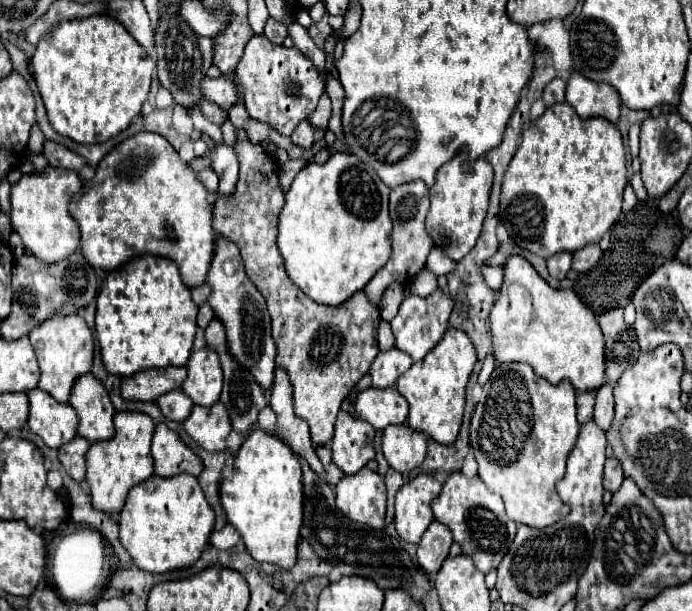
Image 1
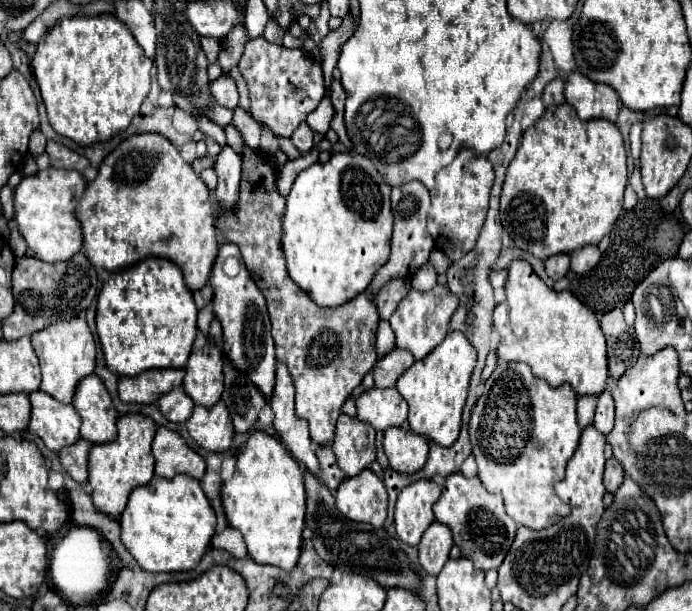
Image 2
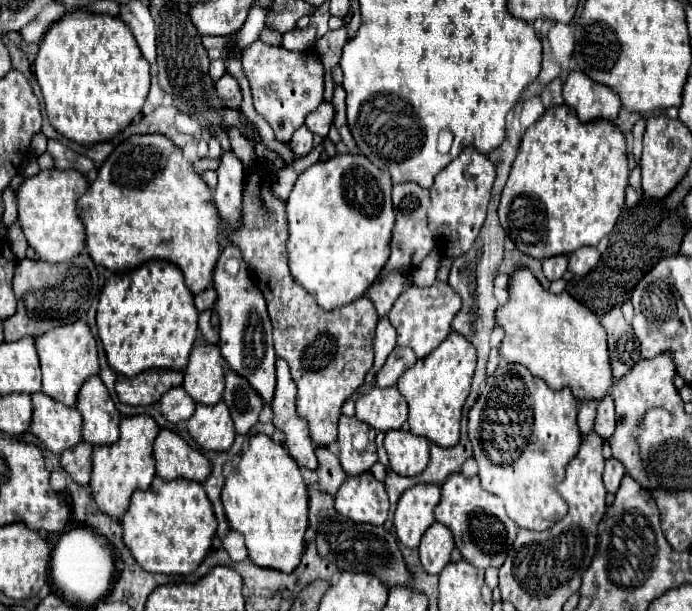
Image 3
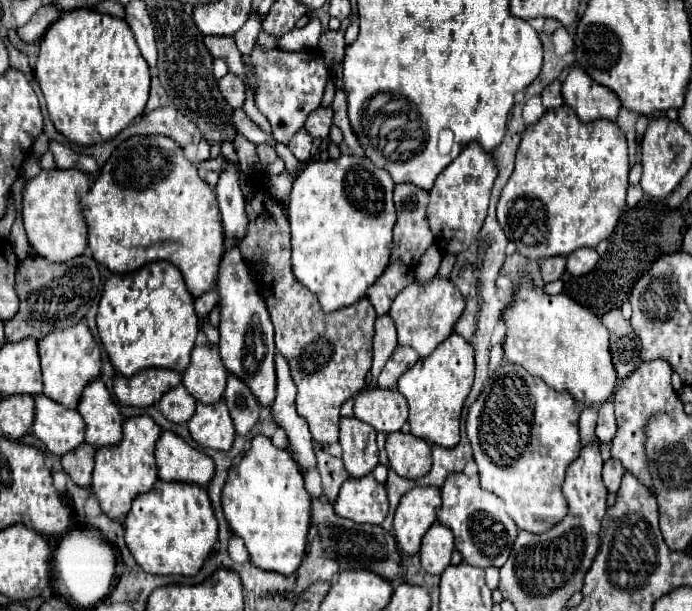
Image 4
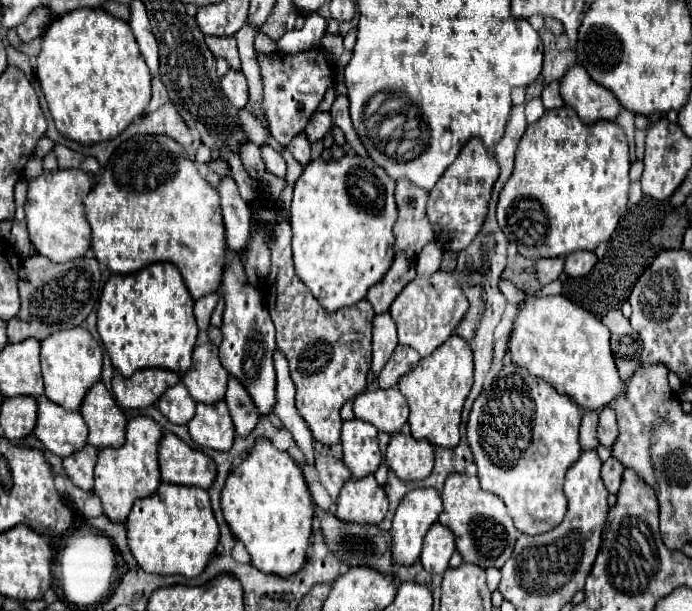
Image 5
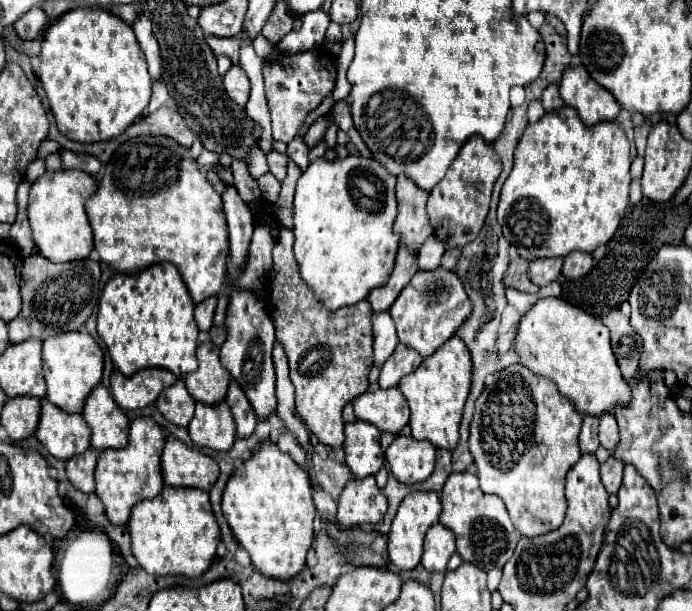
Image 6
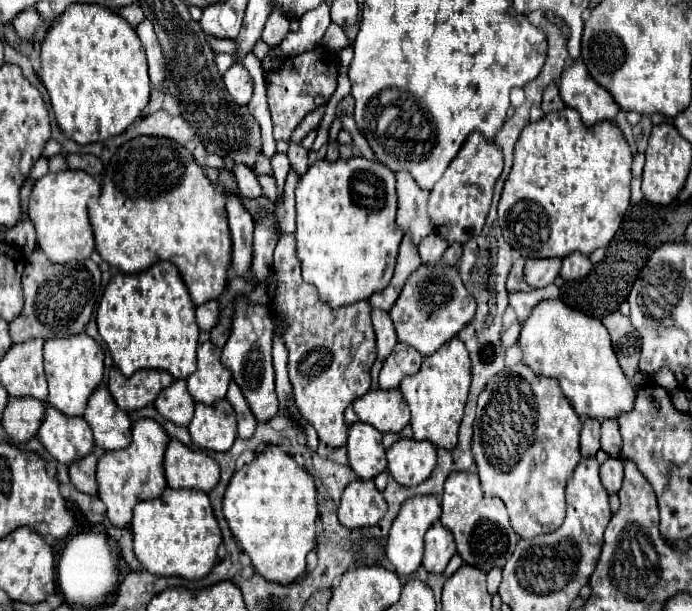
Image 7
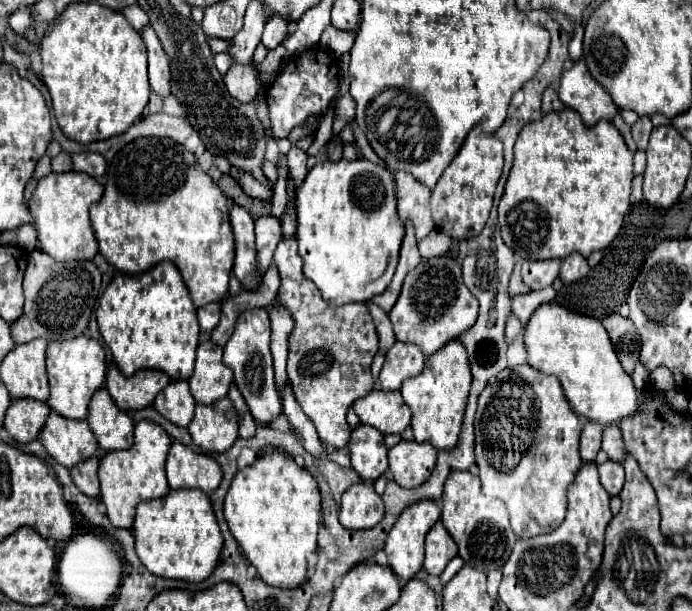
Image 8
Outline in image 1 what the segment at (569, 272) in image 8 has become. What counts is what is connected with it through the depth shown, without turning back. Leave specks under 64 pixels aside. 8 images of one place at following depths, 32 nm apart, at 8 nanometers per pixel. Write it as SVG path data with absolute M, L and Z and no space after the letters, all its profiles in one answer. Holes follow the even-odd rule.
M588 244L576 252L572 252L572 270L576 272L588 272L590 268L596 266L596 262L600 260L602 250L598 244Z

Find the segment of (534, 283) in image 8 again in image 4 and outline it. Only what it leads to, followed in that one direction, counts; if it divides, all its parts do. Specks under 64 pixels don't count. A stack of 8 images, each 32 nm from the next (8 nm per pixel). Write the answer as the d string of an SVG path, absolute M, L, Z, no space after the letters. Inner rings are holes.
M556 256L556 258L544 258L538 262L540 264L540 274L544 282L554 282L558 280L564 270L566 270L566 258L564 256Z

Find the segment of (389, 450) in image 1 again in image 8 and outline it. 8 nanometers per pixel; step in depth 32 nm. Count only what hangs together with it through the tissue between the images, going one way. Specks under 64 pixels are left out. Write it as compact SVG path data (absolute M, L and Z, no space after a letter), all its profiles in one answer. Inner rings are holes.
M398 442L388 452L390 472L394 474L396 484L402 488L416 488L424 484L436 466L436 454L438 450L428 442Z

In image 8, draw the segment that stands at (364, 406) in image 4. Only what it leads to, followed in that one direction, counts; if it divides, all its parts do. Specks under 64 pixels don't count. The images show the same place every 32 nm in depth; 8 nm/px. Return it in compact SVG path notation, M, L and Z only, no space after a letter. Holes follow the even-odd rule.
M372 390L368 396L358 398L352 408L362 420L362 424L368 424L380 430L382 434L402 434L410 424L412 416L410 408L404 404L402 394L398 390Z

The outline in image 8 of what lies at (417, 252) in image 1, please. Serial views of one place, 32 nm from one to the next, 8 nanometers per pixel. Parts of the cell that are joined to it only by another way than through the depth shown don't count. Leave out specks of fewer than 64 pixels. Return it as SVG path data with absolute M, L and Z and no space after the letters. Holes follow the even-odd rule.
M404 170L396 172L396 184L398 184L398 214L402 222L406 218L414 222L416 238L422 240L424 236L428 236L428 232L436 228L428 206L432 192Z

